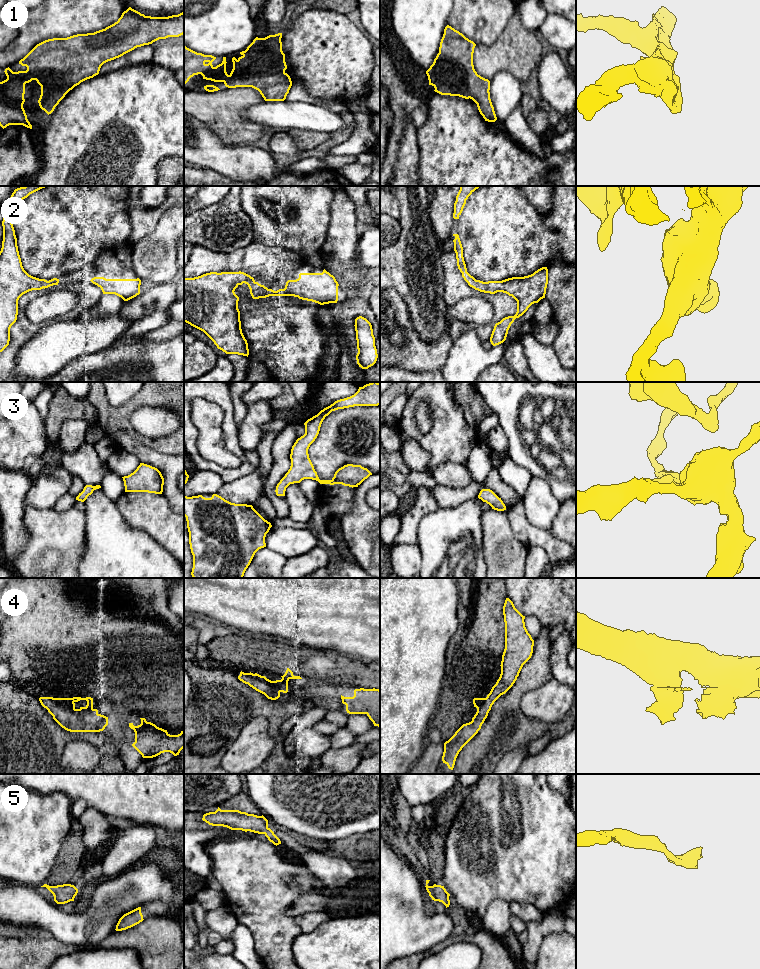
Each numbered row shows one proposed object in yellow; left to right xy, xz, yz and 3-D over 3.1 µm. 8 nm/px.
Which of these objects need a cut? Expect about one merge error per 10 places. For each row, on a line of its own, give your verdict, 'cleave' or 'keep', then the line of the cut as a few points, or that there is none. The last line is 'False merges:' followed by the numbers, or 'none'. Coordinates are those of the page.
1: keep; no cut
2: keep; no cut
3: keep; no cut
4: keep; no cut
5: keep; no cut
False merges: none

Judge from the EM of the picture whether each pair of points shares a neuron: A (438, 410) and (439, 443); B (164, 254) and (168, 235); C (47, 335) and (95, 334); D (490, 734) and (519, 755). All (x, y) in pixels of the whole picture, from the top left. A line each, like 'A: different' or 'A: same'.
A: same
B: same
C: same
D: different

